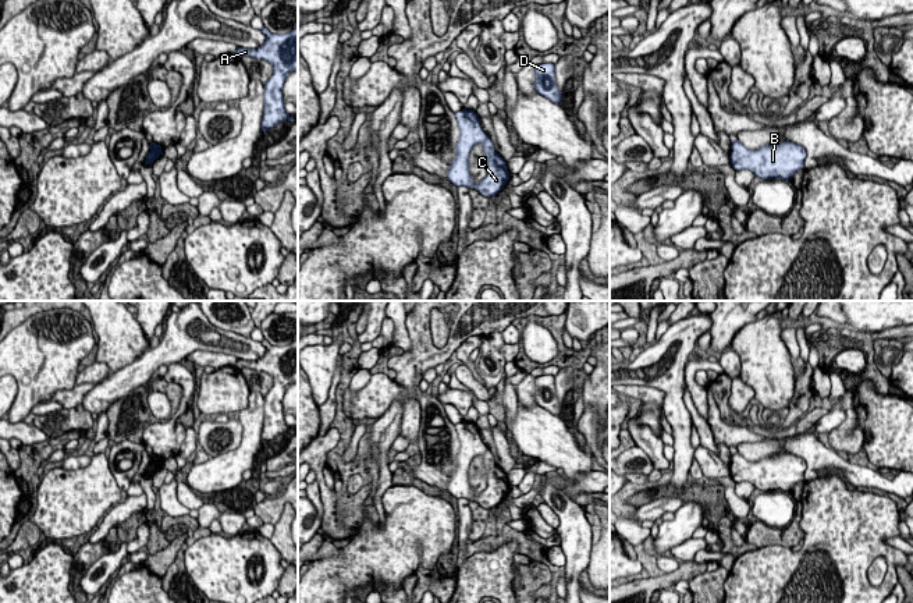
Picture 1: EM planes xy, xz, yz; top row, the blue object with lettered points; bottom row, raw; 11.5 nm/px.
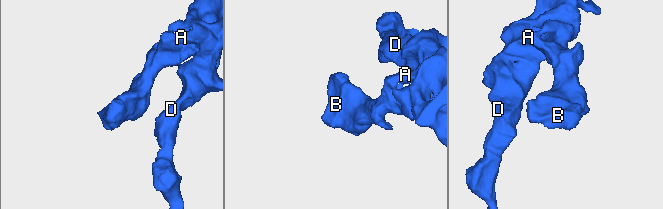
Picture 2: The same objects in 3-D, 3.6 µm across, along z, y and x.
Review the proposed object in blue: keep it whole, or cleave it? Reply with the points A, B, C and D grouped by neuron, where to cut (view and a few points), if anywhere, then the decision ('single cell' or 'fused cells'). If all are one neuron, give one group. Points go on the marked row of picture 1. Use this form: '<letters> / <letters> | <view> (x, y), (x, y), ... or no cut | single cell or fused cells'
A B C D | no cut | single cell

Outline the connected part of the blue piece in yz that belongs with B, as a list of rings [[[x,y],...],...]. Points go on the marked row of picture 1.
[[[738,139],[732,141],[731,164],[739,170],[750,170],[761,180],[781,178],[791,181],[792,175],[804,169],[807,152],[802,145],[777,142],[750,150]]]

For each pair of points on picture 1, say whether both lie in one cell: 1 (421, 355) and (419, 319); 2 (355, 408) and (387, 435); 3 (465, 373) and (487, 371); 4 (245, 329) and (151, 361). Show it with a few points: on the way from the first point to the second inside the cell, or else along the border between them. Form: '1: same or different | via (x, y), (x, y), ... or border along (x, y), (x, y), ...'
1: same | via (421, 347), (419, 327)
2: different | border along (394, 400), (402, 404), (400, 435)
3: different | border along (483, 386), (487, 390)
4: different | border along (227, 330), (248, 337)

